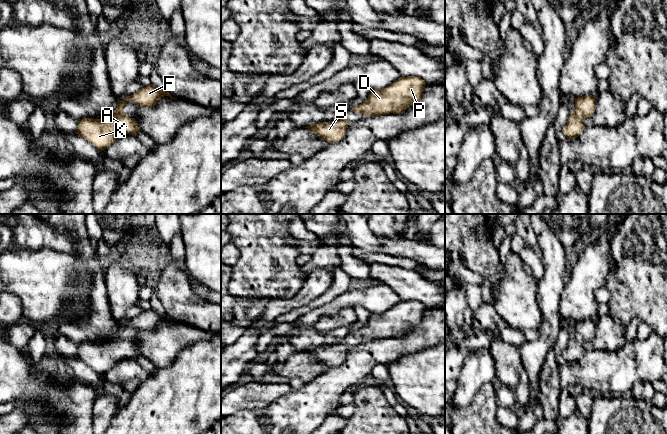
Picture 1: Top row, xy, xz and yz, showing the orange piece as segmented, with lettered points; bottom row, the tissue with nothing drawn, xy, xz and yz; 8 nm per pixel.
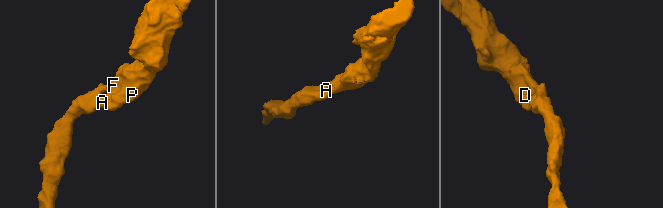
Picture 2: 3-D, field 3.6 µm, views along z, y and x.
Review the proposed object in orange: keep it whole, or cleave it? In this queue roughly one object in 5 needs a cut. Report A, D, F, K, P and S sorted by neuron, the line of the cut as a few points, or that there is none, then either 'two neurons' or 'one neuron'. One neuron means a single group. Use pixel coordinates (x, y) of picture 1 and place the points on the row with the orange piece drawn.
A D F K P S | no cut | one neuron

